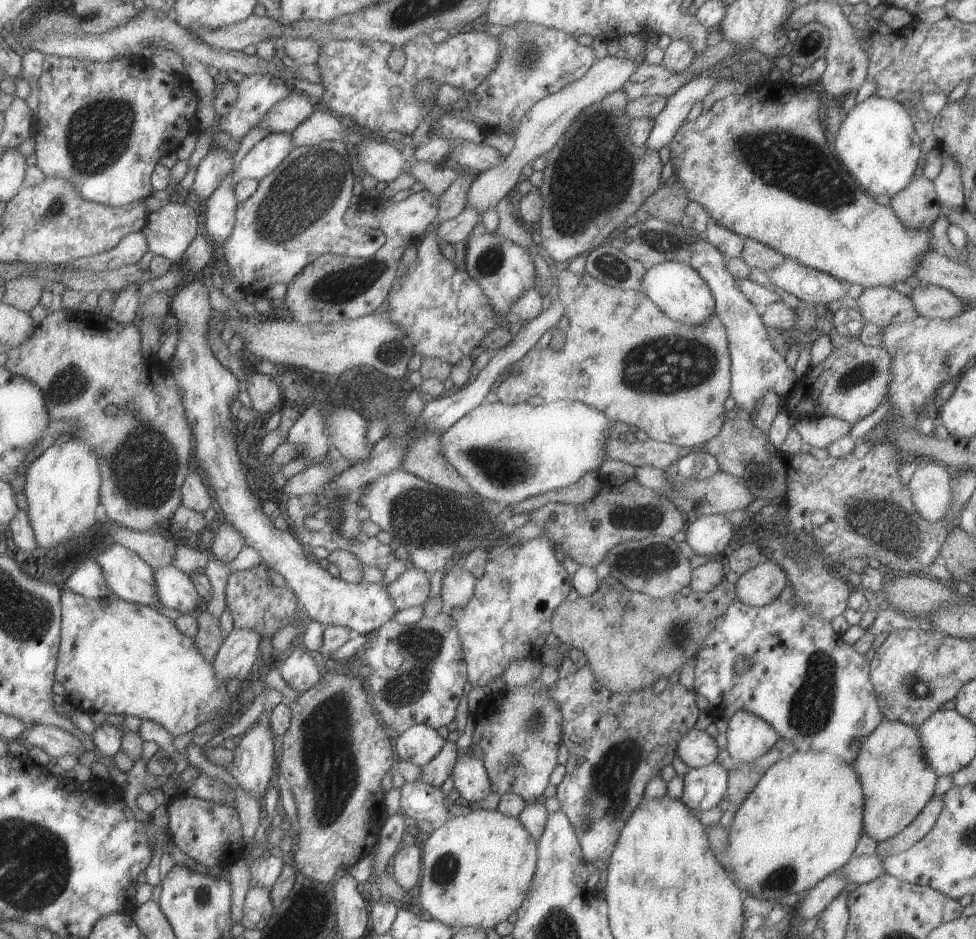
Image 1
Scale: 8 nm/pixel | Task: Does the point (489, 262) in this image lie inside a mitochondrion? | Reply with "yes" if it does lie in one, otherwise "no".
yes

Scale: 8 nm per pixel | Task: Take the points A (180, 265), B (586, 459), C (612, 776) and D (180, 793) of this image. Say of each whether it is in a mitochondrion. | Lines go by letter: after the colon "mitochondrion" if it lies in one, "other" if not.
A: other
B: other
C: mitochondrion
D: other

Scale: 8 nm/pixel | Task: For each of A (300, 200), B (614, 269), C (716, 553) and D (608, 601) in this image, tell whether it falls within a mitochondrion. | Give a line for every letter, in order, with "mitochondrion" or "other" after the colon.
A: mitochondrion
B: mitochondrion
C: other
D: other

